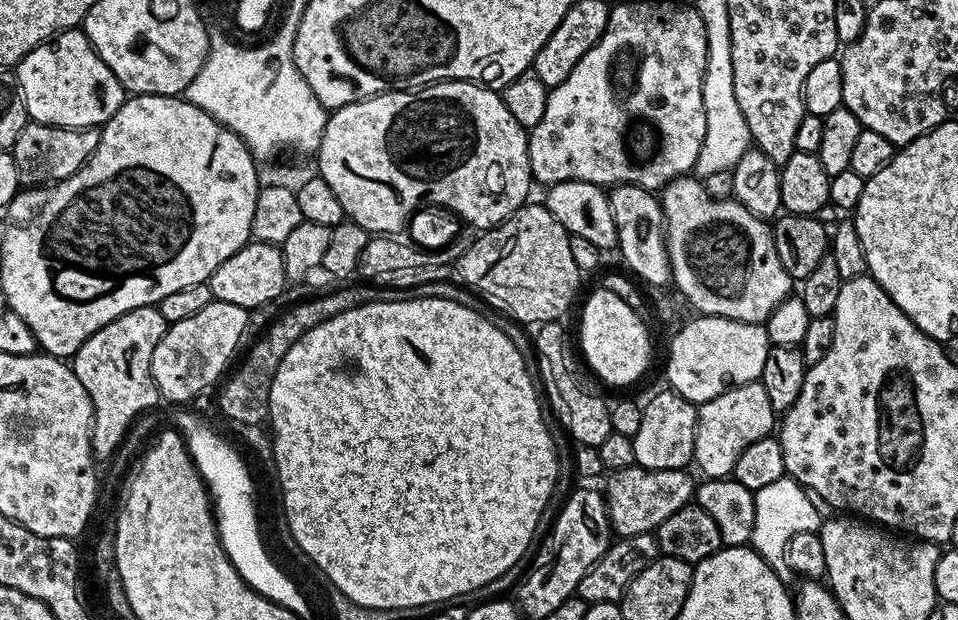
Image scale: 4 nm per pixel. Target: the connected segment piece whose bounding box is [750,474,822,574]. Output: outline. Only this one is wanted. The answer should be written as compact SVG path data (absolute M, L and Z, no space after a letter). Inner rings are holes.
M786 474L778 482L770 482L770 486L762 486L762 490L754 493L754 534L750 544L771 568L784 574L789 571L786 562L788 543L796 534L816 532L821 523L822 518L818 510L814 510L808 492Z

